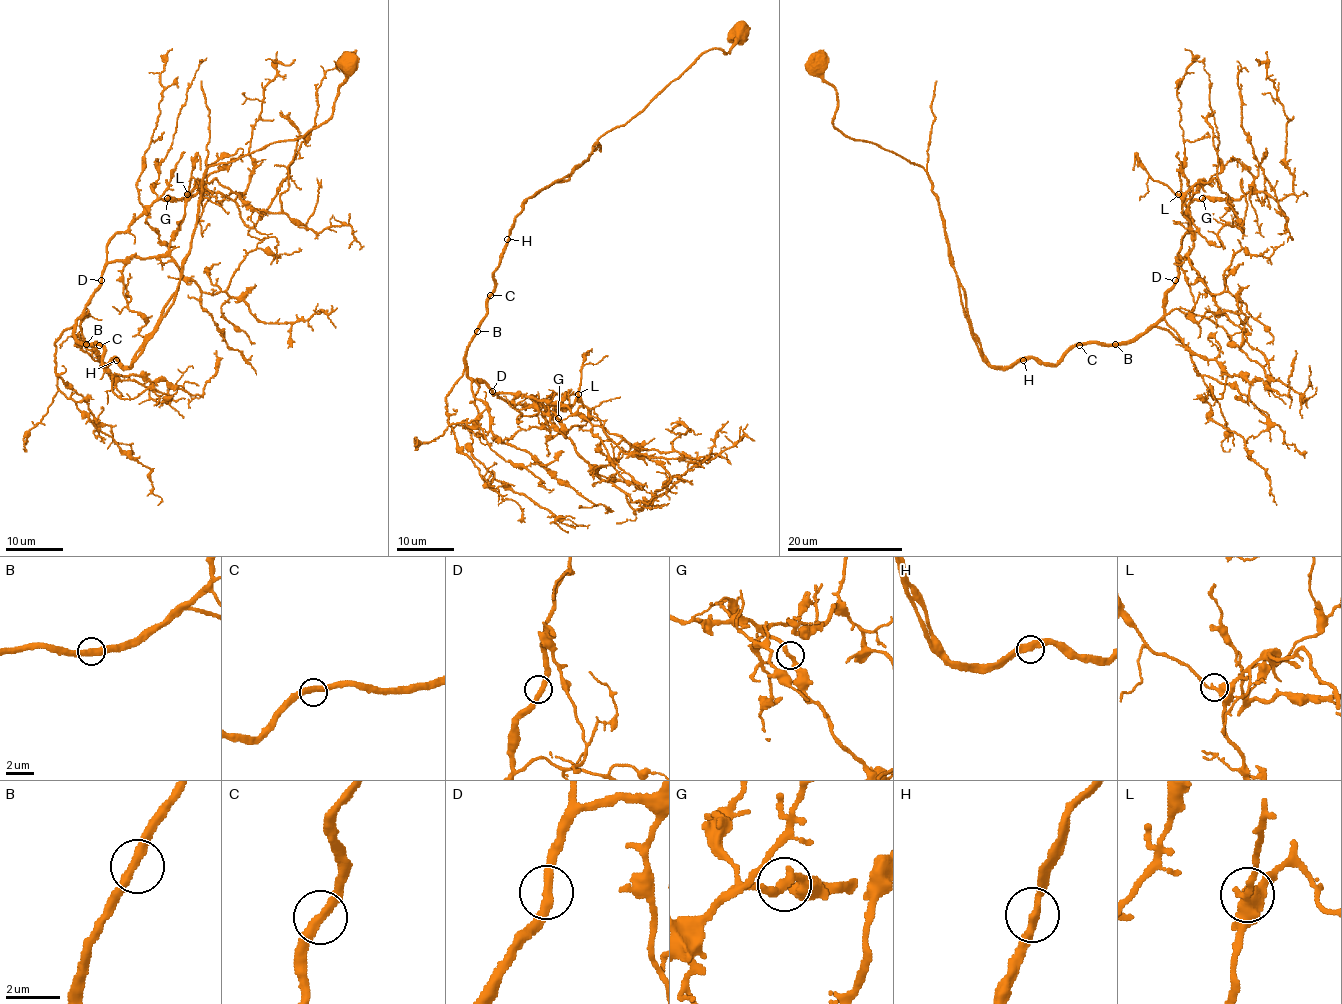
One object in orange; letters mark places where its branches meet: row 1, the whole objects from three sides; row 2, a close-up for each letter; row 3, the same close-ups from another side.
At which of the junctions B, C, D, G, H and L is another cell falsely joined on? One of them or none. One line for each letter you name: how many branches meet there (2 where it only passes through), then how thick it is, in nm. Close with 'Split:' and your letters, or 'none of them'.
Split: none of them

